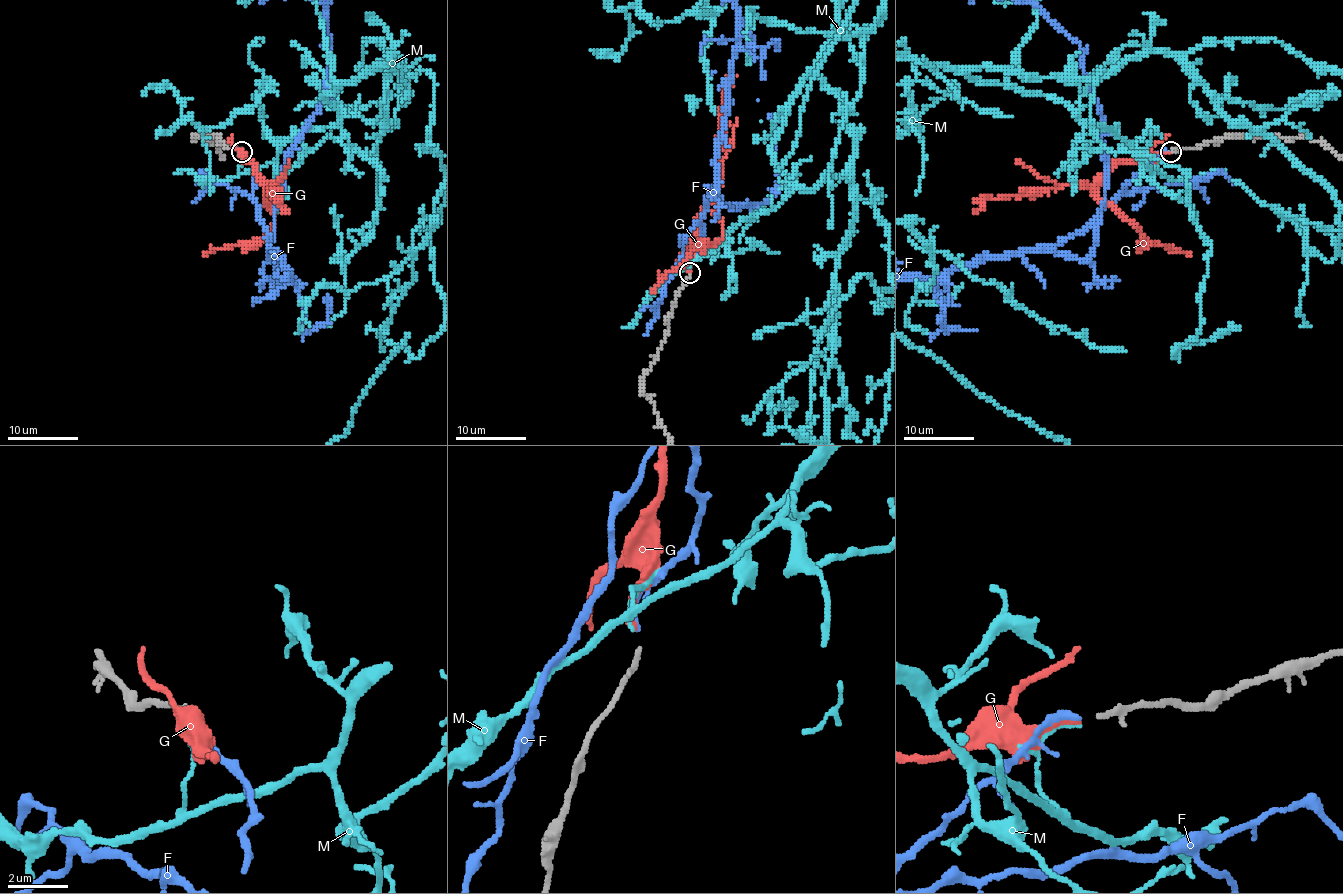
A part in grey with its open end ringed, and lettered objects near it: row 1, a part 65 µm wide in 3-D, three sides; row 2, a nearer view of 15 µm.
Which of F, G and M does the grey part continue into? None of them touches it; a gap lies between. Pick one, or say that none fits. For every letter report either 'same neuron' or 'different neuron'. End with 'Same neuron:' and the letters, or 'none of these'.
F: same neuron
G: different neuron
M: different neuron
Same neuron: F

